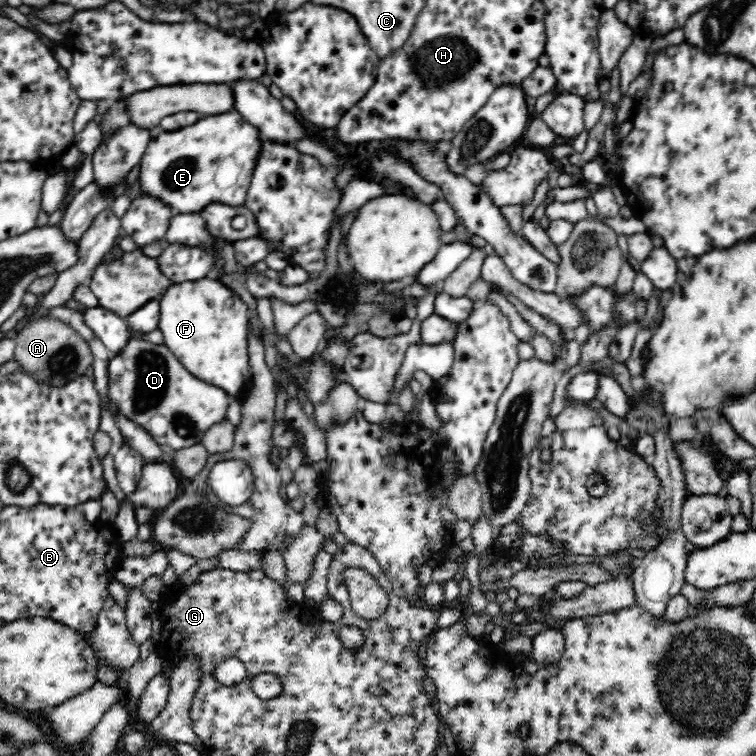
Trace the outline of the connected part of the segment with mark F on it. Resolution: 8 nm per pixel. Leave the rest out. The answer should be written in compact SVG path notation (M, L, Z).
M212 276L170 285L158 299L159 329L163 332L163 343L196 378L224 388L234 399L250 376L250 316L247 302Z

